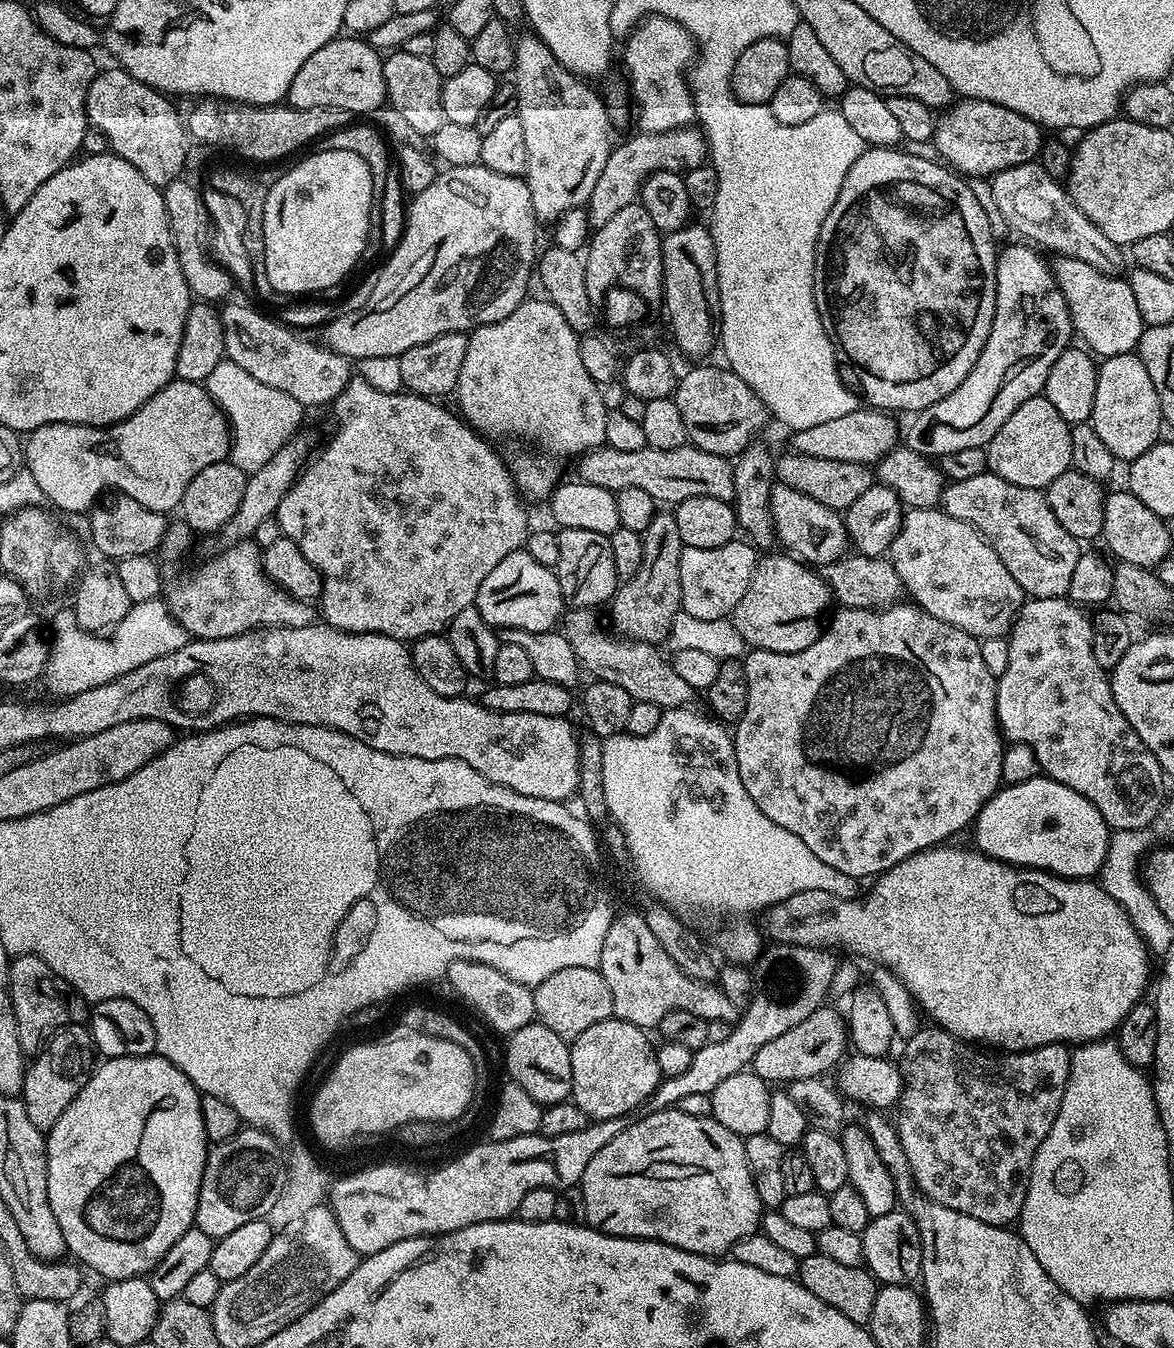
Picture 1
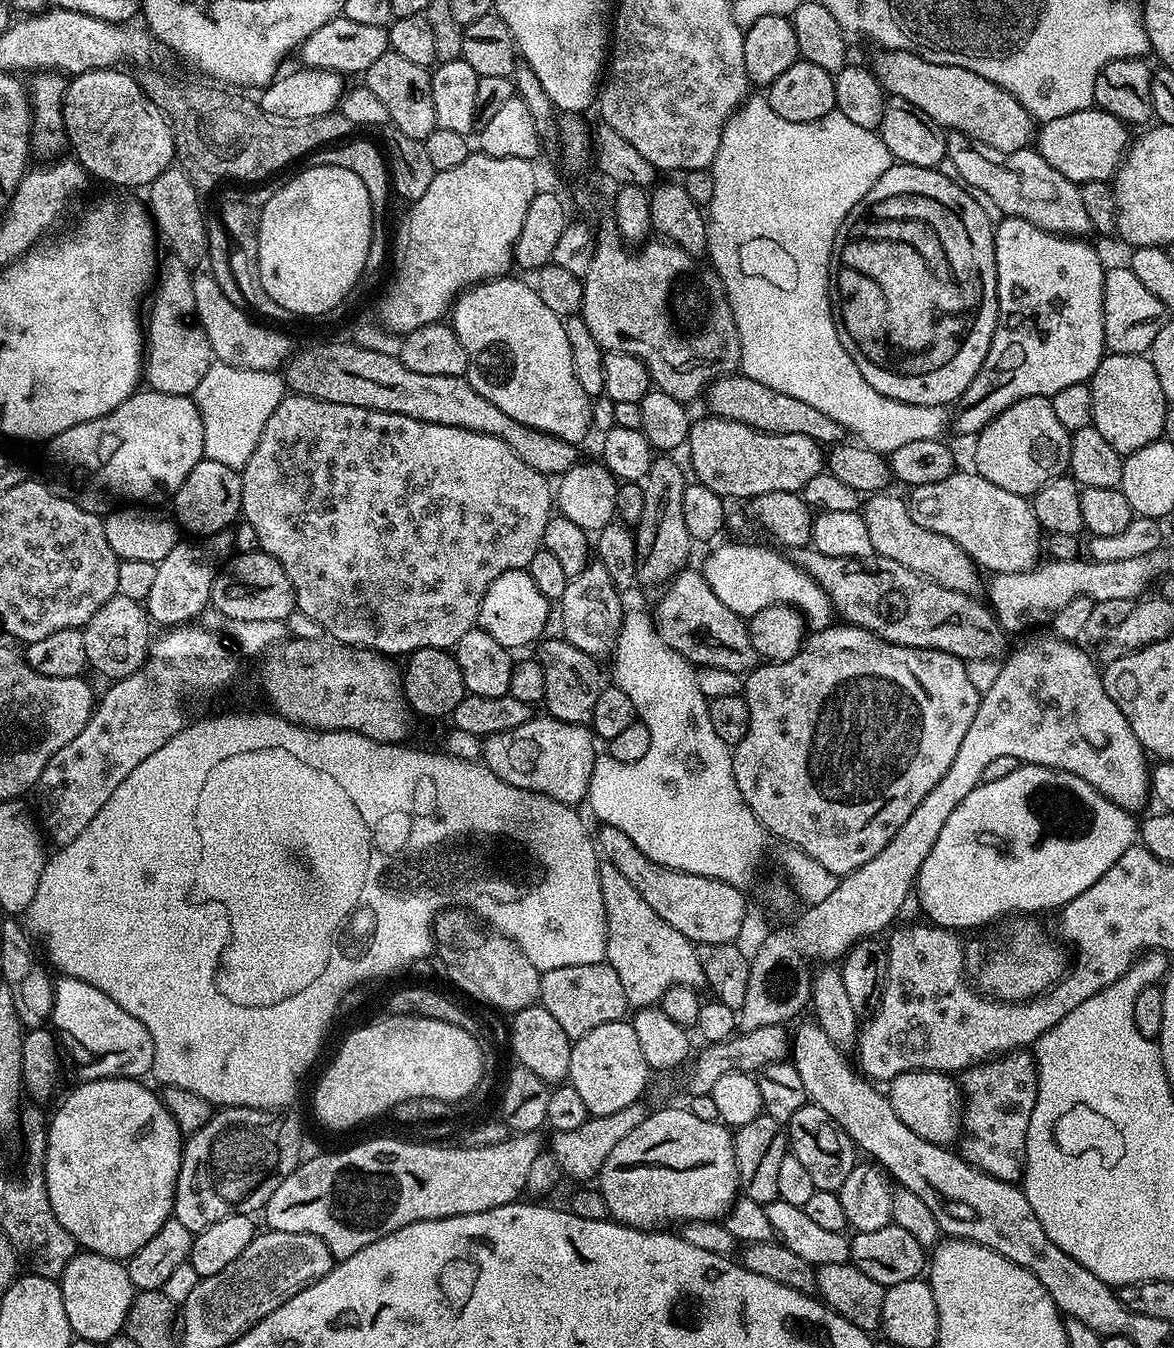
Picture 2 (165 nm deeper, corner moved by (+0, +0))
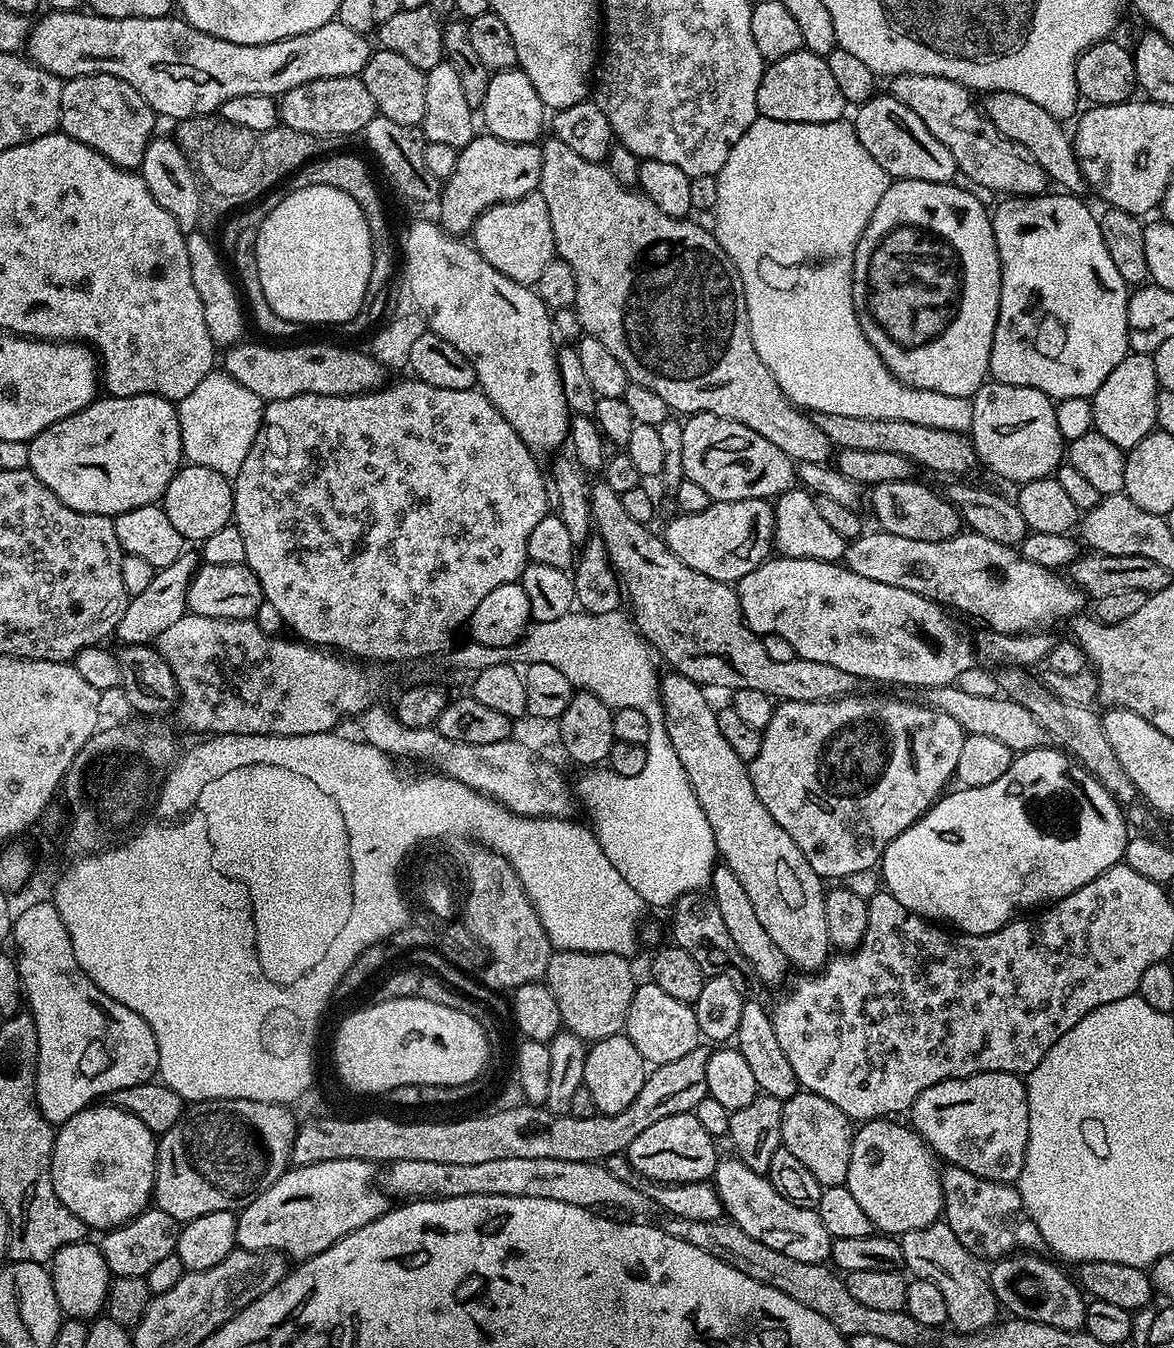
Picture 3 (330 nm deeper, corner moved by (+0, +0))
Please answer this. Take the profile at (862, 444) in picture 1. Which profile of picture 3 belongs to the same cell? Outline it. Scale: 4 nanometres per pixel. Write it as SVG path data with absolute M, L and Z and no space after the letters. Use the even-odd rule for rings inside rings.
M698 412L689 415L683 421L682 430L682 466L684 479L698 482L712 501L738 502L739 500L768 500L775 498L797 487L796 464L774 442L766 442L762 434L750 430L750 426L742 426L742 422L734 422L730 418L718 418L718 414Z

